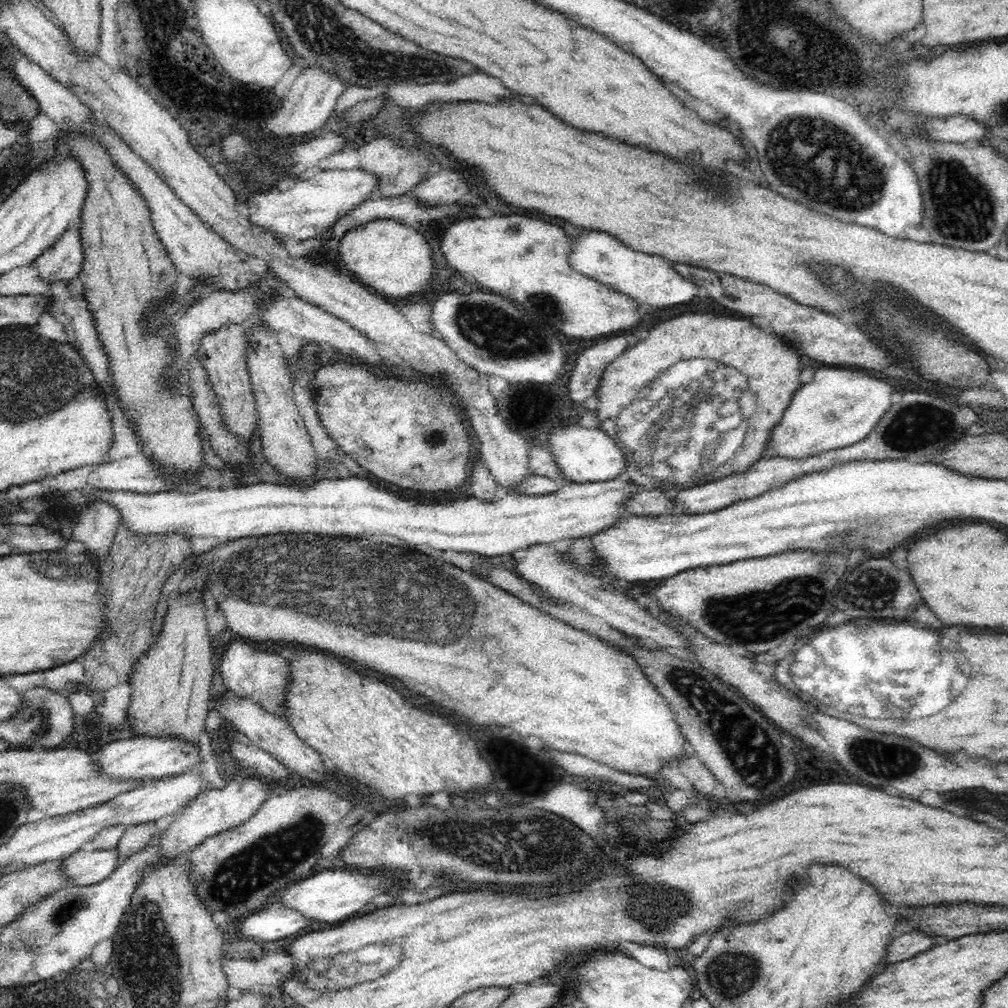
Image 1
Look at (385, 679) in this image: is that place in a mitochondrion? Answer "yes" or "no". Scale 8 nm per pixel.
no

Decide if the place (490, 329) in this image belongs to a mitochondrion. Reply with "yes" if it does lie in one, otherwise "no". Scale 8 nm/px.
yes

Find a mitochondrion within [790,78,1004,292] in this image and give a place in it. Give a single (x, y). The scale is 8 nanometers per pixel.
(963, 208)

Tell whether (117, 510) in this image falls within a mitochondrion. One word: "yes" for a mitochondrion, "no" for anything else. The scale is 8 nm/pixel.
no

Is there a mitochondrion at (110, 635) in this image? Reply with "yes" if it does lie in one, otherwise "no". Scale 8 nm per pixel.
no

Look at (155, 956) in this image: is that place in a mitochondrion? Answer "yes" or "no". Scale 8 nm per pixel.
yes

